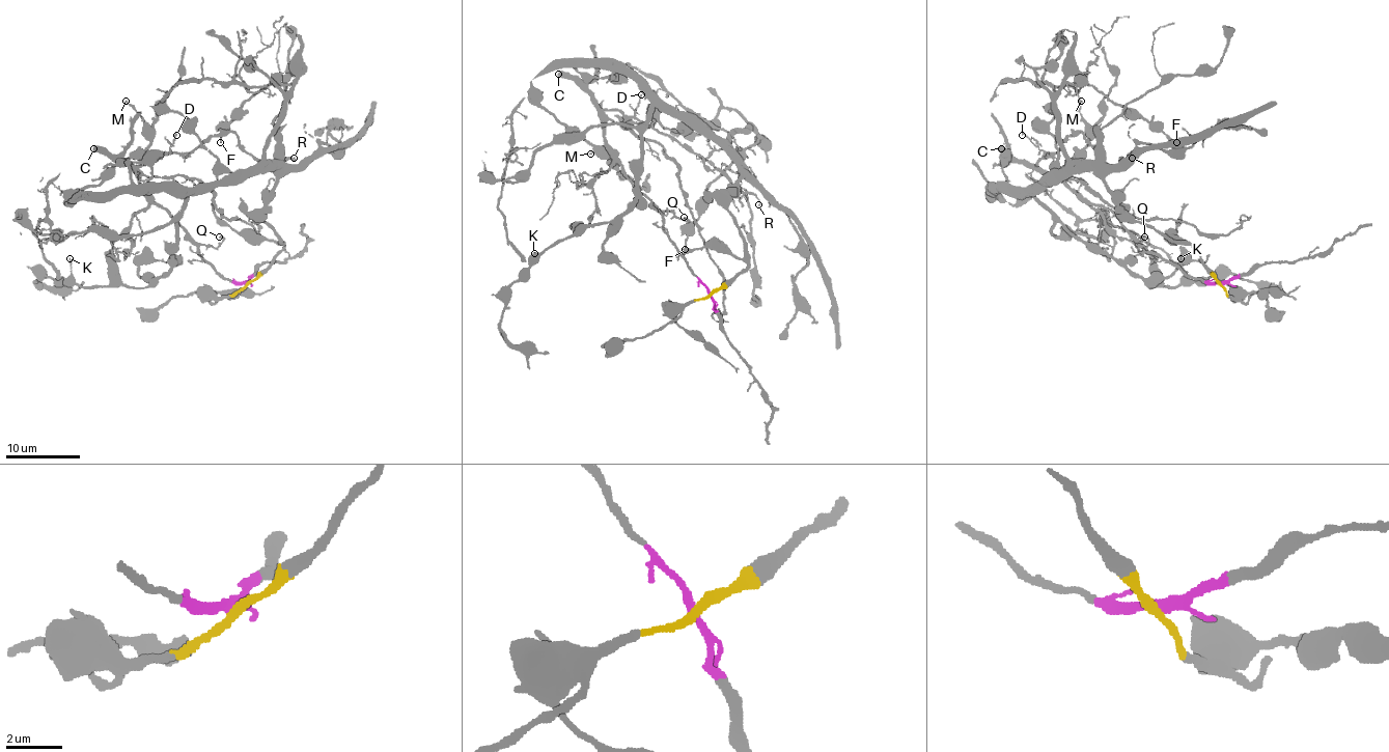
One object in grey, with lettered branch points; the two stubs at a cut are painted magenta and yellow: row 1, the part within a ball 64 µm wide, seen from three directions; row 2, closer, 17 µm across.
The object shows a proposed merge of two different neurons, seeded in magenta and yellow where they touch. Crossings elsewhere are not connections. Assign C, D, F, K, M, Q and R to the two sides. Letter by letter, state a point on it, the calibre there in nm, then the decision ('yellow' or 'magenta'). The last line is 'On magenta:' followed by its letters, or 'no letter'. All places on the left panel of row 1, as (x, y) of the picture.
C: place (93, 148); calibre 550 nm; magenta
D: place (176, 135); calibre 140 nm; magenta
F: place (220, 142); calibre 150 nm; yellow
K: place (70, 258); calibre 160 nm; yellow
M: place (126, 101); calibre 180 nm; yellow
Q: place (219, 237); calibre 190 nm; magenta
R: place (294, 158); calibre 130 nm; magenta
On magenta: C, D, Q, R

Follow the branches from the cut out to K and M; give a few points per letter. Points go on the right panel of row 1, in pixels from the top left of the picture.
K: (1222, 283), (1192, 246), (1135, 220), (1092, 170), (1034, 194), (1147, 285), (1175, 287), (1181, 257)
M: (1222, 283), (1192, 246), (1135, 220), (1090, 170), (994, 194), (1008, 203), (1048, 187), (1088, 142), (1081, 100)

